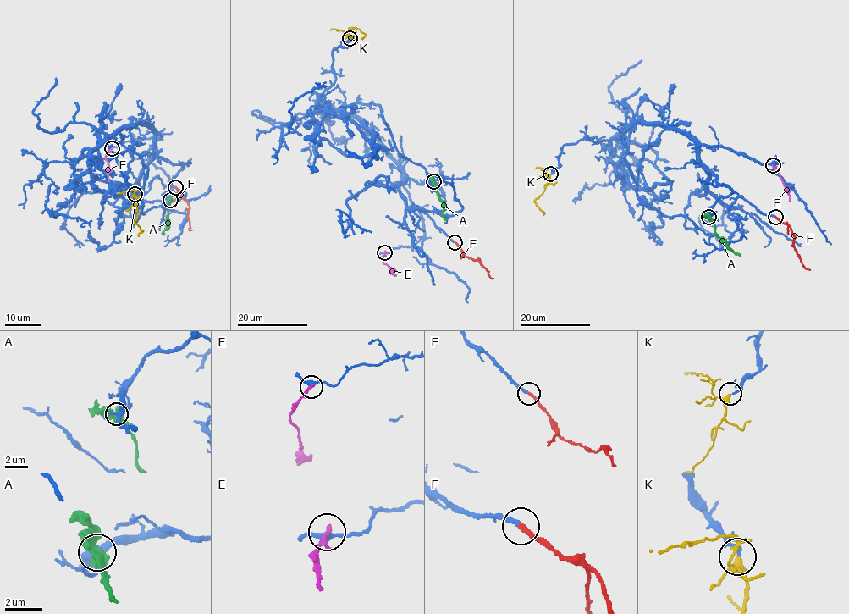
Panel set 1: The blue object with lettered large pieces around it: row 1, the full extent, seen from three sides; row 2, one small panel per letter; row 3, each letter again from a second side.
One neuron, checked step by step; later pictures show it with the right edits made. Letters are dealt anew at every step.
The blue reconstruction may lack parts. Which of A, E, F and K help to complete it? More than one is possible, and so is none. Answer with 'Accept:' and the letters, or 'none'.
Accept: F, K

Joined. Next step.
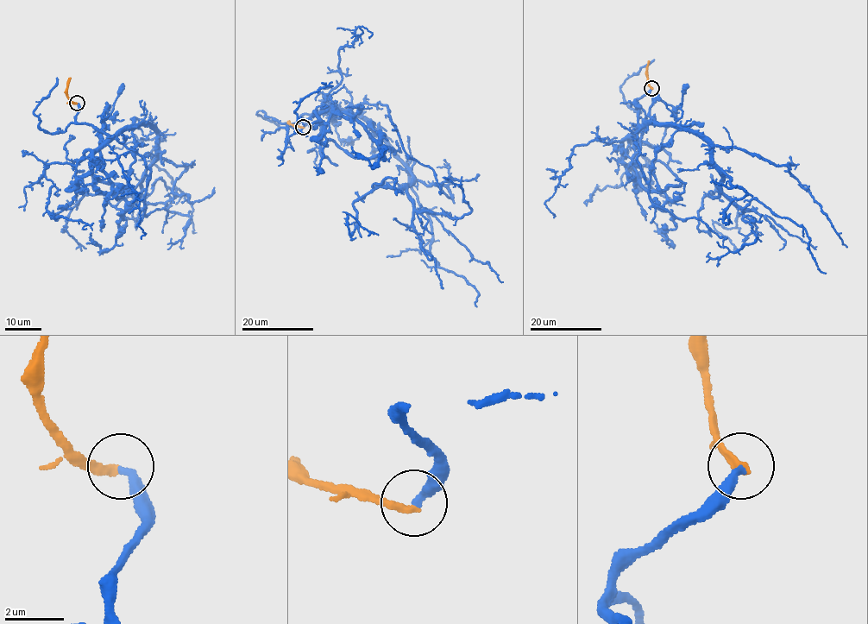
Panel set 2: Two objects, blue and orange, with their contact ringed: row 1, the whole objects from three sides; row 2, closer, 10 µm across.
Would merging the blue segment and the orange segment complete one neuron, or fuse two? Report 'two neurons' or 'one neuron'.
one neuron

